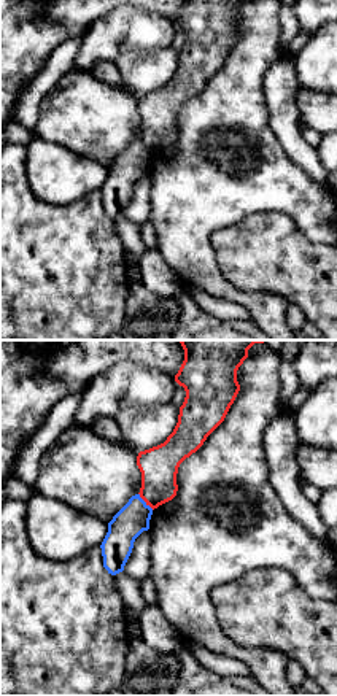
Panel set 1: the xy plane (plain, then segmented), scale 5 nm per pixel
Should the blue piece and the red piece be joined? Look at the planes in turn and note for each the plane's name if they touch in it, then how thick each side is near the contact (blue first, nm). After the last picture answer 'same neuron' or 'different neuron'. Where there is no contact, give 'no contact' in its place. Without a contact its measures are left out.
xy | 160/190 nm

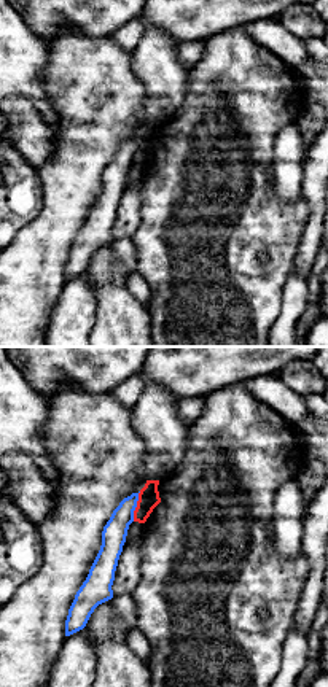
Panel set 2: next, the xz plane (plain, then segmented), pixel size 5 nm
xz | 130/110 nm

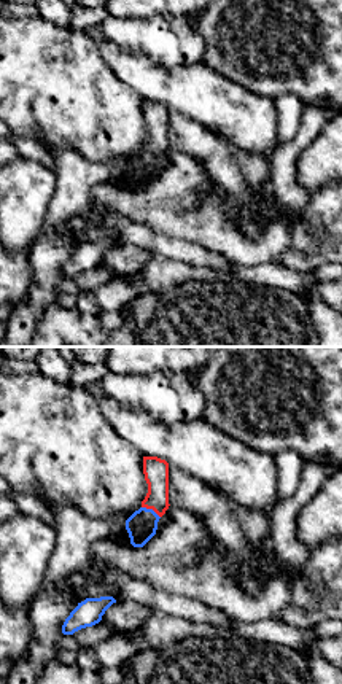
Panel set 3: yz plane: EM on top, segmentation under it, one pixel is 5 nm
yz | 150/130 nm

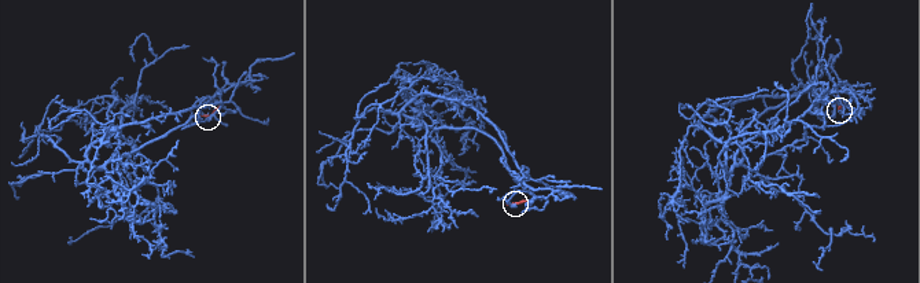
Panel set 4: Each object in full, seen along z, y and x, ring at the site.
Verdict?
different neuron

